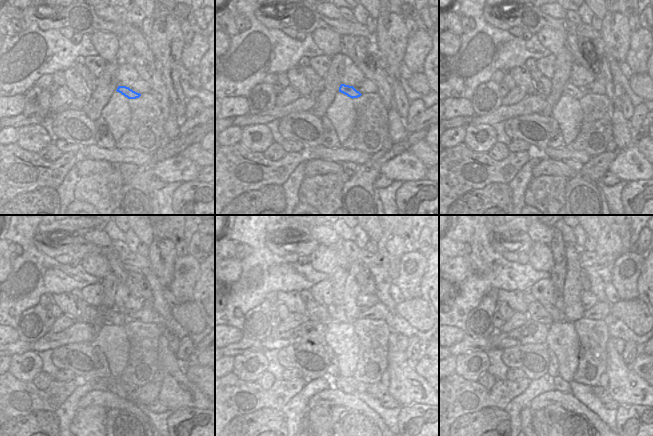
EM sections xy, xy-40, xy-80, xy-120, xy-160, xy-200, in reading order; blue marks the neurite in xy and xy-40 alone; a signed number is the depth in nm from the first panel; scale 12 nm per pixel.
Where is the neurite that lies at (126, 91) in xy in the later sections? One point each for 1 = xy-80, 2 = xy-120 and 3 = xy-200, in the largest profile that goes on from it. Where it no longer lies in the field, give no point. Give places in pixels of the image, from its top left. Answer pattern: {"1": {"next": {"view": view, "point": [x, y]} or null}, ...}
{"1": {"next": {"view": "xy-80", "point": [569, 89]}}, "2": {"next": {"view": "xy-120", "point": [119, 316]}}, "3": {"next": {"view": "xy-200", "point": [556, 315]}}}

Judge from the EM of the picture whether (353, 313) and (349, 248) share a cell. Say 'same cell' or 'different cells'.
same cell

